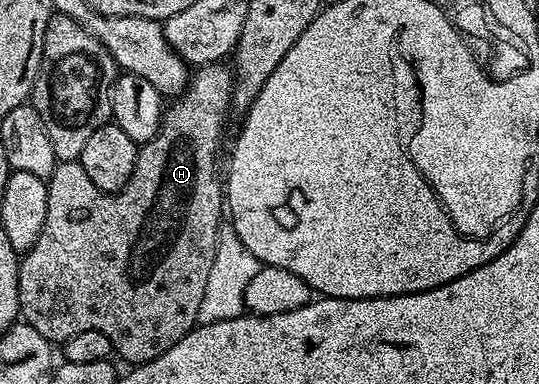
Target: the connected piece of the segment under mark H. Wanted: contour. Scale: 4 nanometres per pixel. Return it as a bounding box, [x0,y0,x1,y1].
[17,63,233,366]

